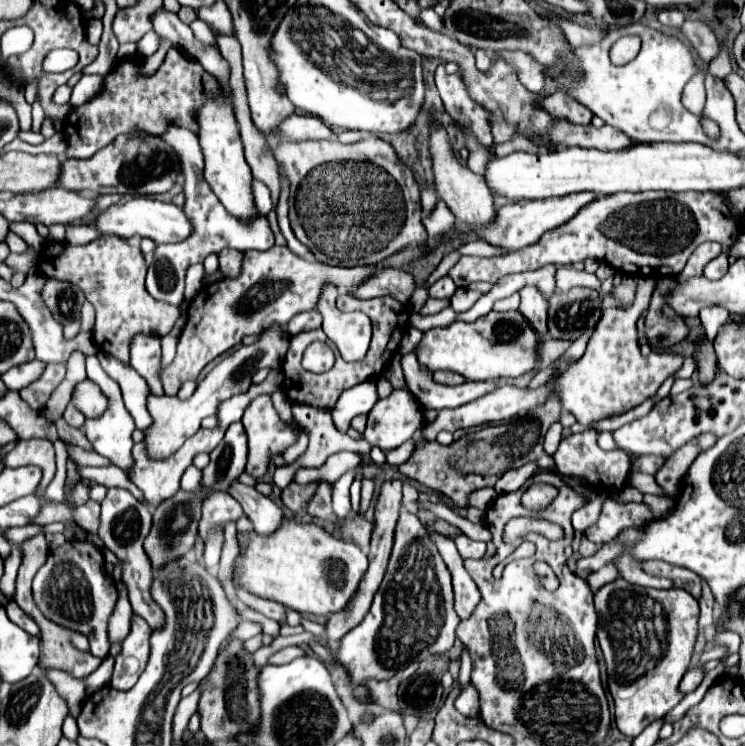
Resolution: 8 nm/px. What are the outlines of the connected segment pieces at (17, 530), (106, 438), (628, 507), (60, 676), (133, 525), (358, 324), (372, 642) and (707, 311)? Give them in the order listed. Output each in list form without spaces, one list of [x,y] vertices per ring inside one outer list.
[[[26,525],[26,527],[12,527],[10,531],[2,531],[2,535],[10,541],[10,543],[22,543],[34,535],[40,533],[42,527],[36,527],[36,525]]]
[[[94,355],[86,357],[86,371],[88,371],[88,379],[92,379],[102,389],[102,393],[108,397],[108,411],[104,411],[104,415],[100,415],[98,419],[86,419],[84,433],[86,433],[88,441],[94,445],[96,453],[108,457],[112,461],[112,465],[118,465],[124,471],[128,471],[132,467],[132,455],[130,455],[130,451],[132,451],[132,445],[134,445],[132,443],[132,431],[136,429],[134,419],[130,417],[130,413],[124,407],[118,383],[104,373],[104,369],[100,367],[100,363],[98,363],[98,359]]]
[[[606,499],[602,503],[600,517],[594,525],[590,525],[584,535],[592,543],[608,543],[612,541],[622,529],[638,527],[642,523],[650,523],[652,513],[644,503],[620,503],[616,499]]]
[[[46,671],[48,679],[52,681],[52,685],[56,687],[58,693],[62,693],[62,697],[68,703],[70,715],[76,719],[82,711],[82,703],[84,703],[84,683],[78,679],[72,679],[70,675],[64,675],[62,671]]]
[[[108,489],[106,499],[102,501],[102,515],[100,515],[100,527],[98,527],[98,537],[102,539],[104,547],[110,549],[116,557],[120,557],[122,561],[122,581],[128,587],[128,597],[132,603],[132,611],[134,615],[146,619],[146,623],[154,629],[160,631],[162,625],[166,625],[164,615],[160,611],[160,607],[154,603],[152,595],[150,595],[150,583],[152,583],[152,567],[150,561],[142,549],[142,541],[148,535],[152,525],[152,513],[142,507],[142,503],[124,489]]]
[[[334,283],[324,285],[316,311],[322,315],[322,329],[338,347],[344,361],[364,359],[370,345],[370,319],[364,313],[342,313],[336,309],[338,291]]]
[[[402,513],[396,525],[390,563],[372,607],[362,623],[340,639],[338,659],[348,671],[350,681],[360,685],[368,679],[390,679],[398,669],[408,667],[424,649],[434,655],[448,651],[454,645],[460,623],[452,599],[450,571],[428,539],[424,525],[416,515]]]
[[[704,307],[700,311],[700,321],[706,329],[706,337],[712,341],[718,333],[718,329],[722,327],[722,323],[726,323],[728,319],[728,311],[722,307]]]

